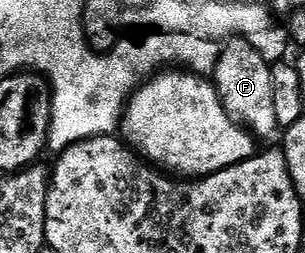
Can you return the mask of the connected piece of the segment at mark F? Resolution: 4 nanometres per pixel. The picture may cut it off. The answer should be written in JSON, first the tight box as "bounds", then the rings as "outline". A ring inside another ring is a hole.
{"bounds":[214,38,280,139],"outline":[[[233,38],[220,51],[214,73],[216,93],[232,119],[243,124],[257,139],[270,138],[280,127],[275,117],[272,64],[250,46],[250,42]]]}

